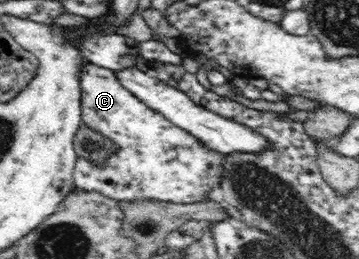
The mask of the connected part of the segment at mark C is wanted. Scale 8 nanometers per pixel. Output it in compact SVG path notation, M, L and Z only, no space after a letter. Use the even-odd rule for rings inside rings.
M93 63L83 64L81 116L85 127L112 140L116 151L102 165L79 158L74 170L74 187L97 191L118 201L160 200L193 204L205 200L223 178L223 153L211 150L133 96L119 83L115 71Z

